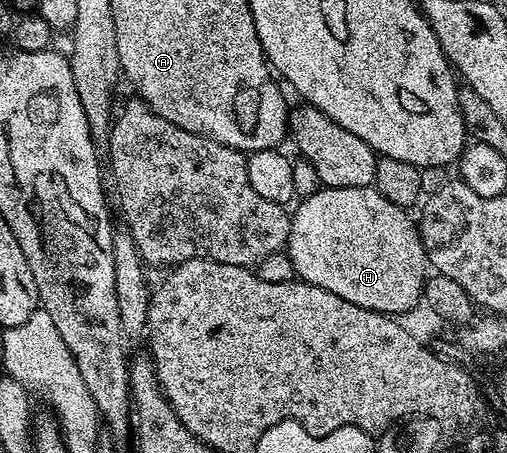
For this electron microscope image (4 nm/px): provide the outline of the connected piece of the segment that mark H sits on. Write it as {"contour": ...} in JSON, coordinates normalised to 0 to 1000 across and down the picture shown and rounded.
{"contour":[[[629,415],[623,428],[598,433],[586,444],[588,461],[578,461],[572,481],[572,523],[564,528],[562,556],[576,570],[580,607],[590,618],[615,631],[631,631],[639,640],[655,640],[655,649],[679,658],[679,667],[694,667],[702,675],[718,675],[736,689],[759,689],[763,693],[793,693],[807,680],[817,680],[832,662],[832,640],[840,631],[844,616],[844,576],[840,554],[832,541],[832,514],[824,510],[819,479],[809,479],[811,470],[799,459],[781,455],[781,446],[765,446],[757,428],[750,428],[744,415]]]}

